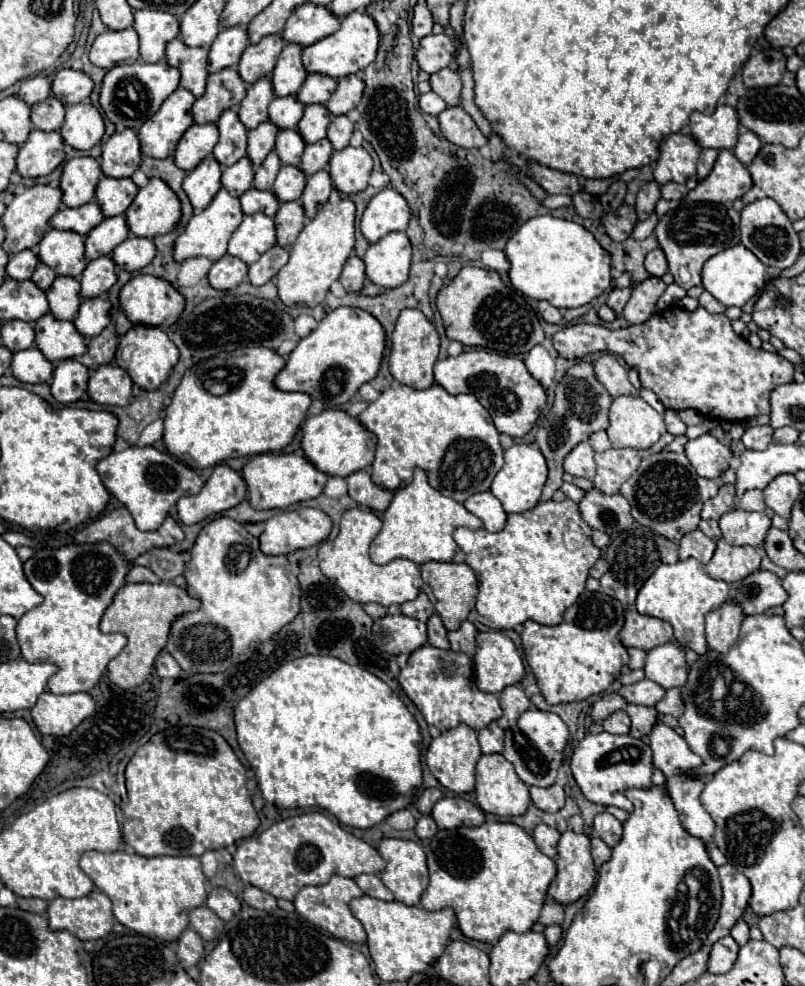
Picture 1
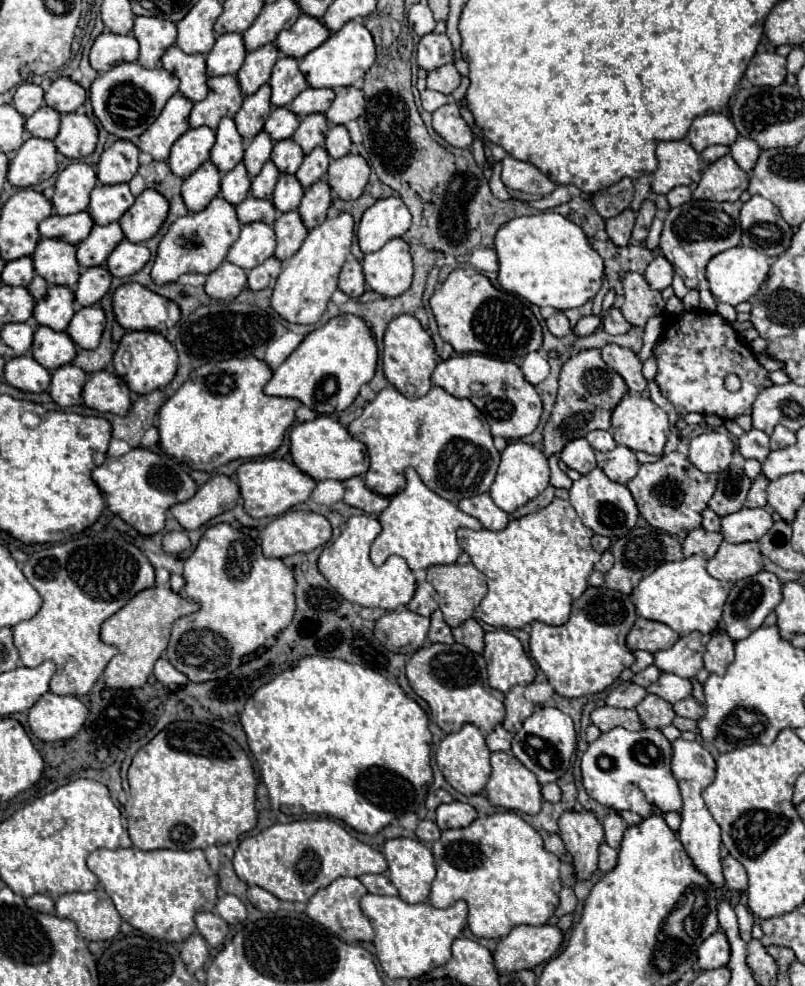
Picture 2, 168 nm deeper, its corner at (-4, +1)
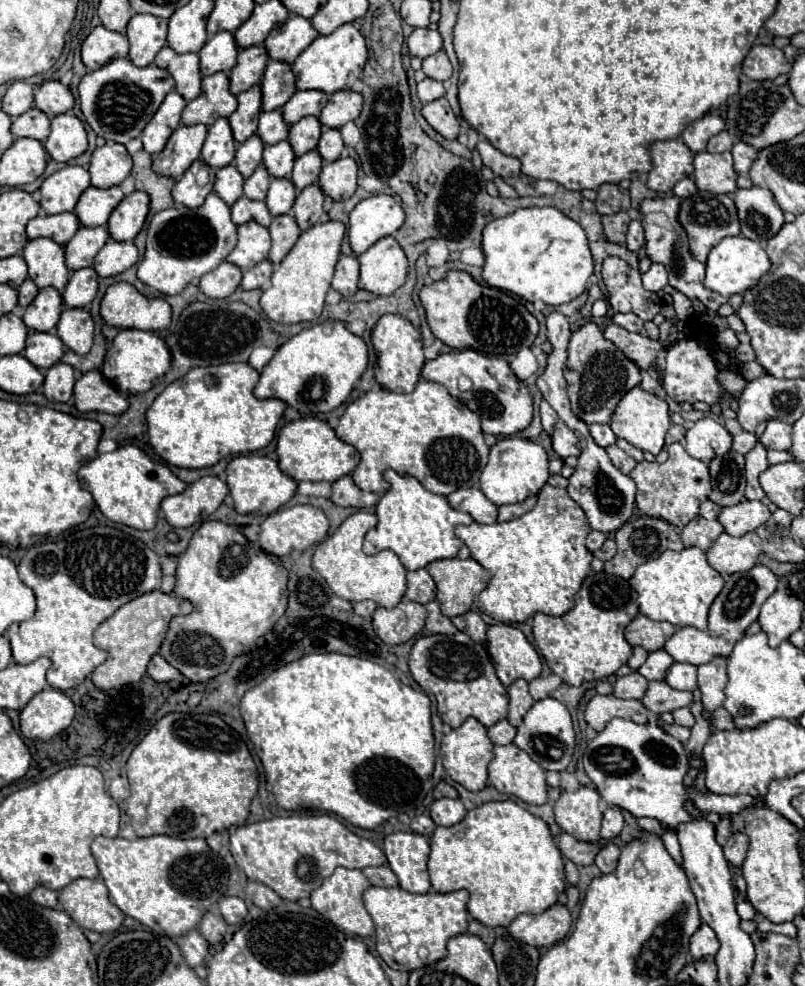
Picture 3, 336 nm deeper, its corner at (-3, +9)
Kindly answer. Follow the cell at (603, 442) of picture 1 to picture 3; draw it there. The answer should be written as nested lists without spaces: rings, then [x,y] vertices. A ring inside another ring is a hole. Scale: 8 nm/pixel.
[[[590,424],[588,428],[590,428],[590,434],[592,434],[592,438],[594,438],[594,442],[598,446],[606,448],[606,446],[616,442],[616,436],[614,436],[614,432],[612,432],[612,428],[608,424]]]

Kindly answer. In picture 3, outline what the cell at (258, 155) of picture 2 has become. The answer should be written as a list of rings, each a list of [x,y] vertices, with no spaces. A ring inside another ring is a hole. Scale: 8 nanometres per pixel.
[[[258,134],[250,136],[248,140],[244,140],[242,144],[238,144],[236,148],[236,156],[234,156],[234,164],[238,168],[238,172],[248,178],[262,162],[262,150],[264,150],[264,142],[260,140]]]

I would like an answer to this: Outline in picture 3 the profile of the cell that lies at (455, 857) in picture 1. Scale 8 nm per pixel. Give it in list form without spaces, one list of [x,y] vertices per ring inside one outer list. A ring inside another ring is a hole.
[[[512,800],[486,802],[478,808],[472,808],[462,822],[454,826],[438,826],[430,838],[430,844],[432,852],[428,870],[432,888],[442,894],[468,890],[470,916],[488,928],[506,928],[518,914],[542,914],[558,900],[558,894],[566,890],[562,854],[552,840],[548,824],[532,816]]]

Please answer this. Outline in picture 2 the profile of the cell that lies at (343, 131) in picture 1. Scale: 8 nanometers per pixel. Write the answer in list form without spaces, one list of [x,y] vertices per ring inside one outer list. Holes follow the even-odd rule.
[[[331,126],[325,136],[325,150],[331,158],[343,158],[345,154],[349,154],[351,140],[345,126]]]

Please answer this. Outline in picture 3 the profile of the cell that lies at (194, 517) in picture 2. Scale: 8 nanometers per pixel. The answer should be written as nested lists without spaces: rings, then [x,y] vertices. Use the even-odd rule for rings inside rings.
[[[204,476],[190,484],[184,492],[162,500],[160,508],[174,528],[188,528],[210,516],[228,496],[226,482],[218,476]]]

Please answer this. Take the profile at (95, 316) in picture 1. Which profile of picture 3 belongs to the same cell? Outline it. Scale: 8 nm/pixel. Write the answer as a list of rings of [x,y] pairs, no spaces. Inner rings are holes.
[[[64,308],[60,322],[56,326],[56,334],[66,348],[78,354],[90,352],[94,340],[92,314],[84,308]]]

